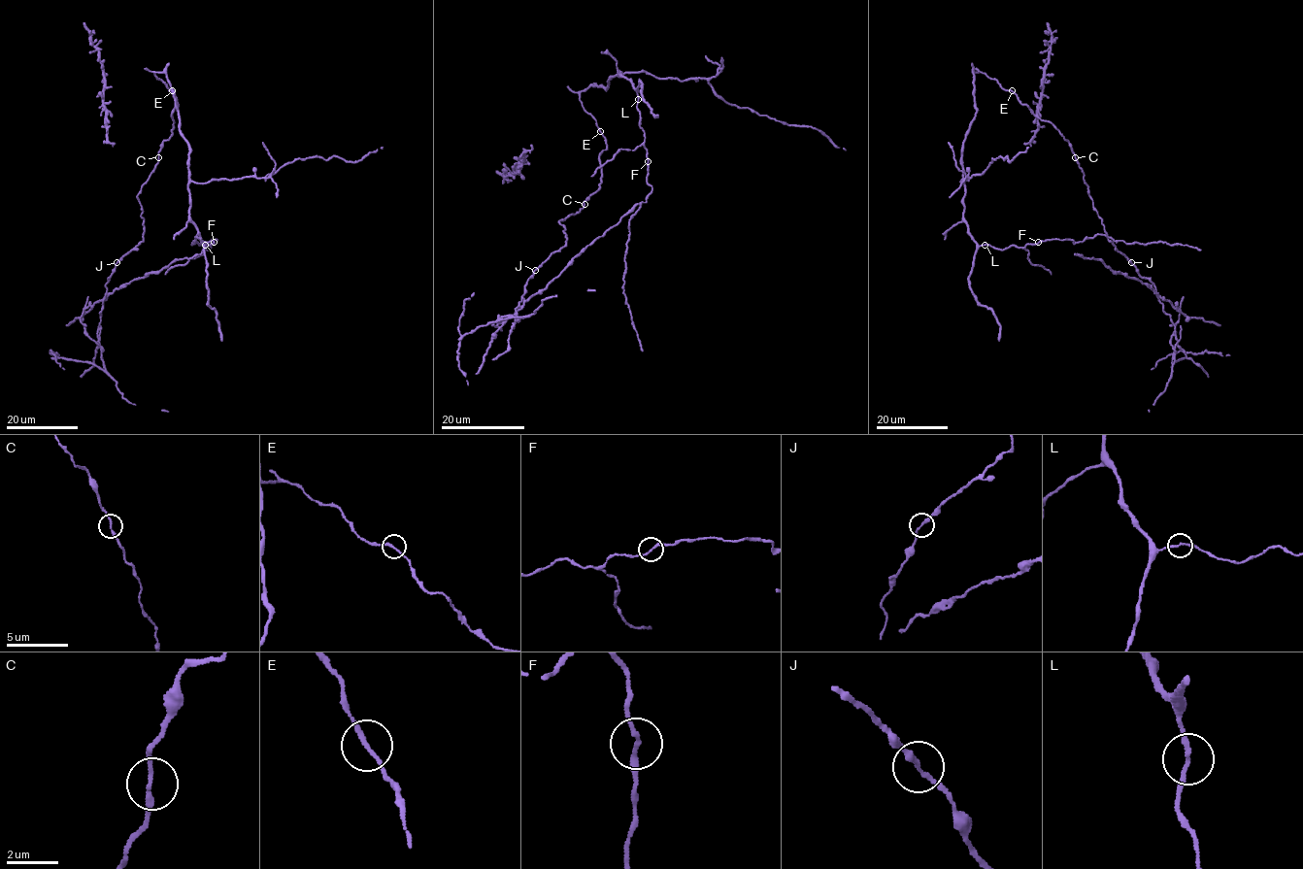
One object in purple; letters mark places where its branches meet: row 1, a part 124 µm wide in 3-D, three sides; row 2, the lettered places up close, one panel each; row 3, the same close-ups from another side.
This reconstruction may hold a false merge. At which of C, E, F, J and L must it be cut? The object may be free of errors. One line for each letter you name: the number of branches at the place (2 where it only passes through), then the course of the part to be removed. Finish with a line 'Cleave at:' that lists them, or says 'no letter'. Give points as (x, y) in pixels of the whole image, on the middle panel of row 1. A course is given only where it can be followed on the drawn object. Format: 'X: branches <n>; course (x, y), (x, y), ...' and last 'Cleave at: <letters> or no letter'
J: branches 2
Cleave at: J

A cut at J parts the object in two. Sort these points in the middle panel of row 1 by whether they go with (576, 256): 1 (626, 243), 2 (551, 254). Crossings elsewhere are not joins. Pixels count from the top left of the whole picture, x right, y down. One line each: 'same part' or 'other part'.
1: other part
2: other part

